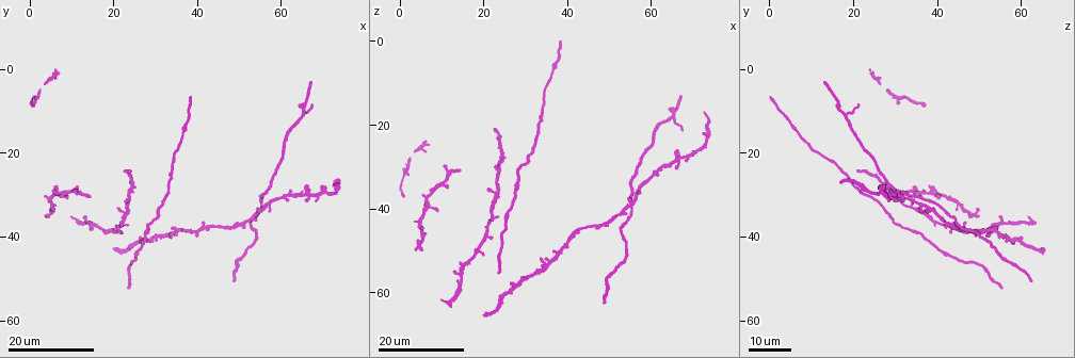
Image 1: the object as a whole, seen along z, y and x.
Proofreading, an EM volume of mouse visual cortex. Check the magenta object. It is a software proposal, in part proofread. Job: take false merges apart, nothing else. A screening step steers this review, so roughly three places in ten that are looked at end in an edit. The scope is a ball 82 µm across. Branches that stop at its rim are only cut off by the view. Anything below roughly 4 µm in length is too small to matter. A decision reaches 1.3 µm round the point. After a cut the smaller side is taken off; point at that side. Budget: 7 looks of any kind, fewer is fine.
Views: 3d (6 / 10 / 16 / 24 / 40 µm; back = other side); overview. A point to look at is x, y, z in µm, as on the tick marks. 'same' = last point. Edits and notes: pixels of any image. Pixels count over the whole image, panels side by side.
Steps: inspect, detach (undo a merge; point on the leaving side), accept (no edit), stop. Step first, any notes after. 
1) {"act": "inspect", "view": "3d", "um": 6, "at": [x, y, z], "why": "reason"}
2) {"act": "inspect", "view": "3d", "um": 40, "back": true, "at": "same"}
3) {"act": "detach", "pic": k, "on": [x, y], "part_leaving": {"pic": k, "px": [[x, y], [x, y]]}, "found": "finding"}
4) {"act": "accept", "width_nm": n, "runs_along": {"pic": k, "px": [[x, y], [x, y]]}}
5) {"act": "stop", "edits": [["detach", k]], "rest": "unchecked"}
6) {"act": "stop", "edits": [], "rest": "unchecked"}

{"act": "inspect", "view": "3d", "um": 24, "at": [11.0, 30.0, 31.5], "why": "three arms meet"}

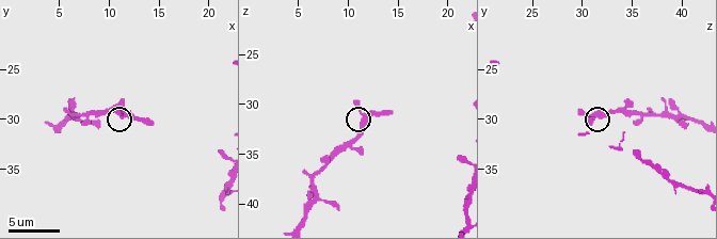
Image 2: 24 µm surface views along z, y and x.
{"act": "inspect", "view": "3d", "um": 10, "at": [11.4, 29.4, 31.4], "why": "zoom in"}

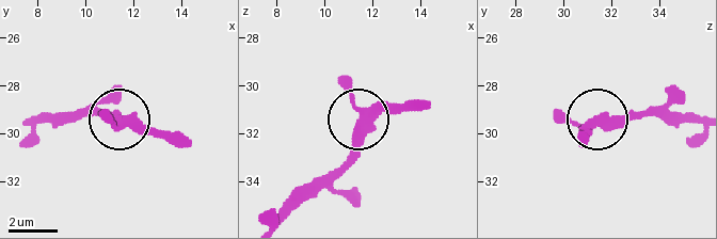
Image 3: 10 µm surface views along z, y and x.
{"act": "accept", "found": "one neuron here"}

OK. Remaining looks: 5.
{"act": "inspect", "view": "3d", "um": 6, "at": [6.4, 29.4, 38.0], "why": "three-way junction"}

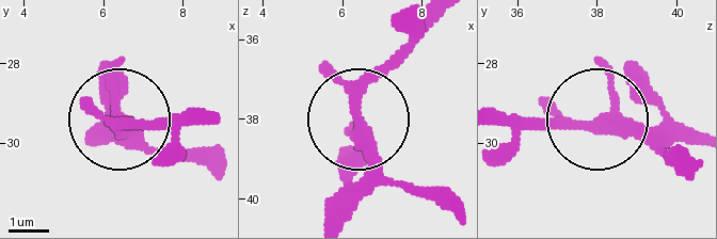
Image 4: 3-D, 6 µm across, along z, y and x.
{"act": "inspect", "view": "3d", "um": 6, "back": true, "at": [6.35, 29.60, 38.00]}

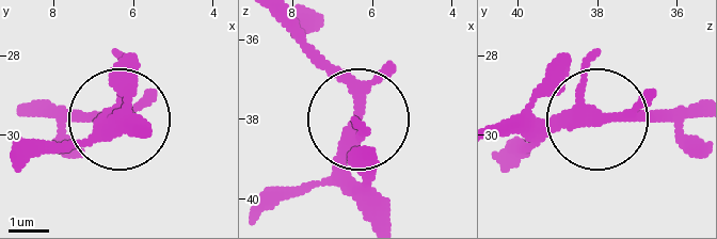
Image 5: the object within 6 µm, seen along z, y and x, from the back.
{"act": "accept", "arms": 3, "found": "one neuron here"}

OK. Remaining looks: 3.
{"act": "inspect", "view": "3d", "um": 24, "at": [22.5, 34.0, 36.5], "why": "three-way junction"}

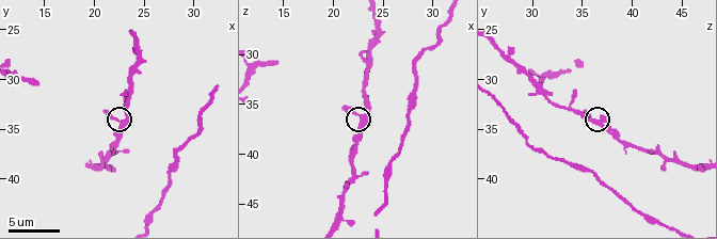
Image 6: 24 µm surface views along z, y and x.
{"act": "inspect", "view": "3d", "um": 10, "at": [22.8, 34.2, 36.2]}

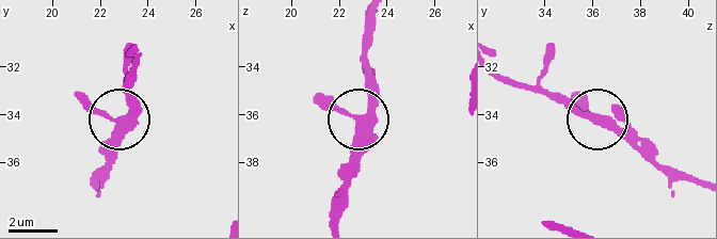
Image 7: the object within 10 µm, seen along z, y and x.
{"act": "accept", "width_nm": 330, "runs_along": {"pic": 7, "px": [[699, 184], [668, 177], [612, 130], [547, 90]]}, "found": "continuous, no second neuron"}

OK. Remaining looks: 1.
{"act": "stop", "edits": [], "rest": "unchecked"}

